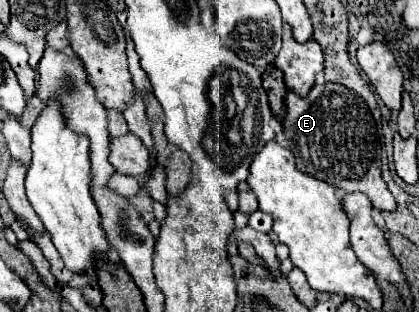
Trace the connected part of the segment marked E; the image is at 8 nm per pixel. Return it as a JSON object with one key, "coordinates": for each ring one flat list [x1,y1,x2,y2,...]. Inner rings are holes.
{"coordinates":[[316,83,306,97,300,97,294,91,286,91,284,105,286,105,286,115,282,119,282,131,286,135,288,149,296,157,296,167,300,171,320,181,328,181,344,193,360,191,372,201,372,207,380,211,396,209,396,201,380,177,380,155,378,153,382,153,382,147,376,135,376,123,374,119,366,117,368,105,364,103,360,95,356,95,352,89,338,85,338,83]]}

